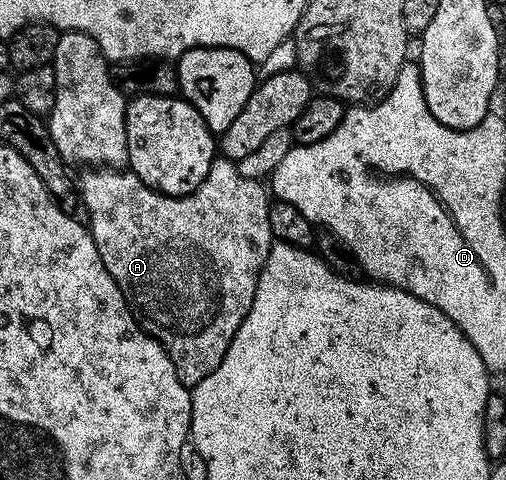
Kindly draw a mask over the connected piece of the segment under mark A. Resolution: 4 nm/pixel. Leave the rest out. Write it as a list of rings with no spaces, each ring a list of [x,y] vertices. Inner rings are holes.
[[[223,158],[212,161],[210,174],[206,174],[202,186],[198,186],[198,190],[194,190],[189,196],[163,196],[161,192],[155,192],[150,186],[146,186],[146,182],[142,182],[130,170],[88,168],[81,172],[84,173],[80,178],[77,177],[76,188],[82,208],[88,211],[86,227],[94,238],[94,246],[98,246],[98,258],[102,258],[102,266],[106,266],[106,270],[110,270],[110,278],[114,278],[114,282],[118,282],[128,303],[128,309],[131,310],[132,317],[136,319],[137,324],[164,347],[170,362],[174,362],[174,370],[178,370],[180,381],[189,390],[195,388],[198,382],[202,382],[202,378],[206,378],[210,374],[214,374],[214,370],[218,370],[222,358],[226,358],[226,350],[230,350],[230,342],[234,338],[234,334],[238,334],[238,326],[242,326],[242,322],[254,302],[254,294],[260,281],[260,271],[274,243],[274,237],[270,230],[270,210],[268,209],[269,189],[261,181],[243,176],[233,161]]]

